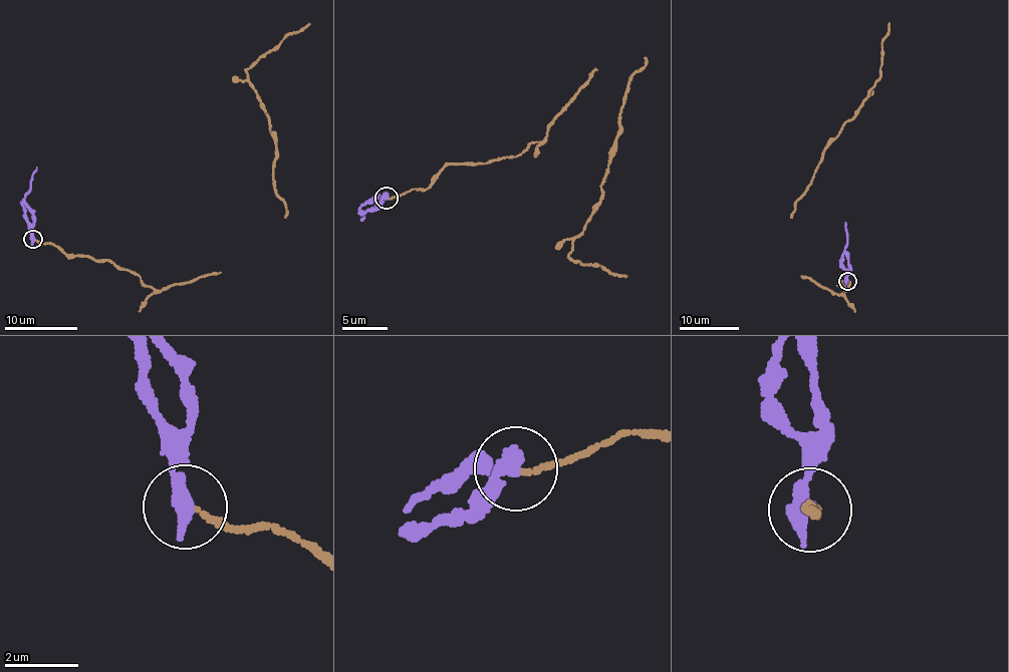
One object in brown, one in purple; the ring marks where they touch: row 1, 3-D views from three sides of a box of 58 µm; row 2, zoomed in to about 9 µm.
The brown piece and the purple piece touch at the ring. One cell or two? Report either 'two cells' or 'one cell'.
two cells

